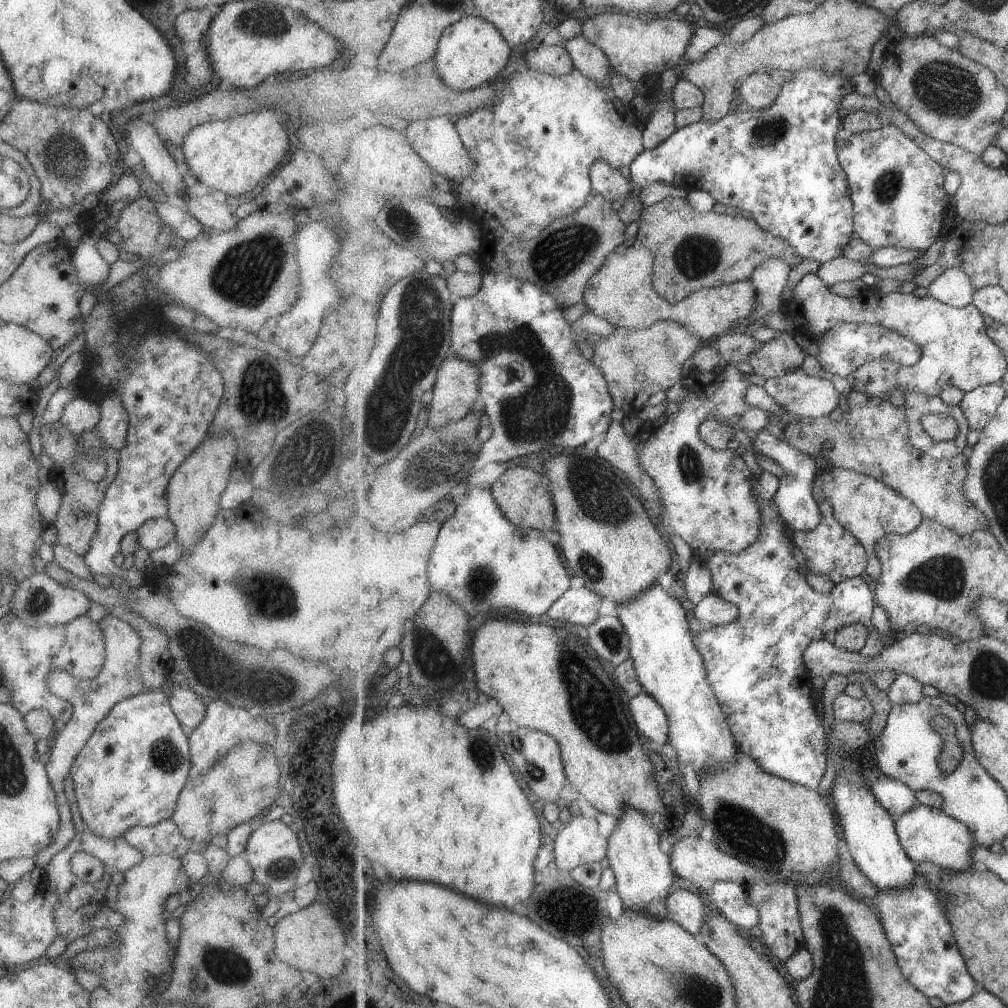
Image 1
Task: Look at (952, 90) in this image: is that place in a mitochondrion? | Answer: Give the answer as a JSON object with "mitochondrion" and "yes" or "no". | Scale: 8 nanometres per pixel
{"mitochondrion":"yes"}

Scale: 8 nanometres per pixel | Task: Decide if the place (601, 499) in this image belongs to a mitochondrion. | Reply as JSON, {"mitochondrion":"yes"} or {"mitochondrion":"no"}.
{"mitochondrion":"yes"}

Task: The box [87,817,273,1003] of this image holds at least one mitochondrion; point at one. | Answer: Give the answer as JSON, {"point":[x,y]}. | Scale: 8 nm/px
{"point":[223,965]}

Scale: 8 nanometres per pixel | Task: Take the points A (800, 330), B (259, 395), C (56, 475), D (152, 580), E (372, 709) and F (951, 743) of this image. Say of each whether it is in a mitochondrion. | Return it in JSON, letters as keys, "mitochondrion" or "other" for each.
{"A":"other","B":"mitochondrion","C":"other","D":"other","E":"other","F":"other"}

